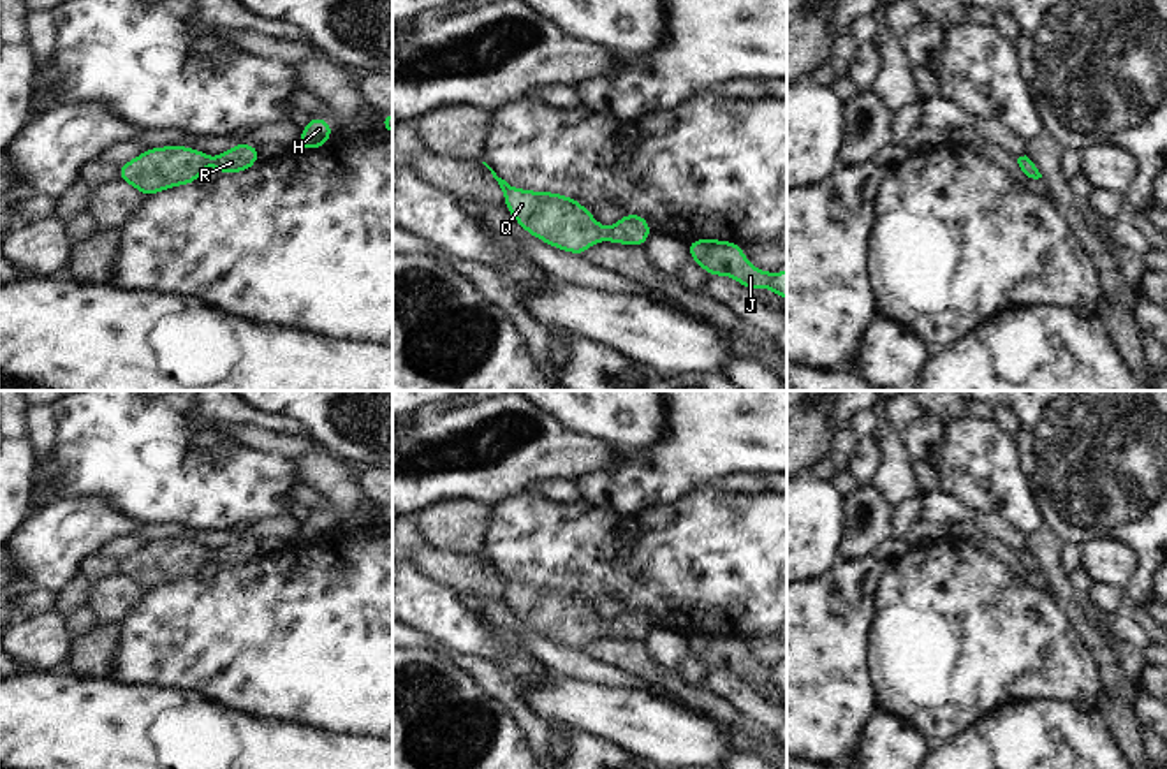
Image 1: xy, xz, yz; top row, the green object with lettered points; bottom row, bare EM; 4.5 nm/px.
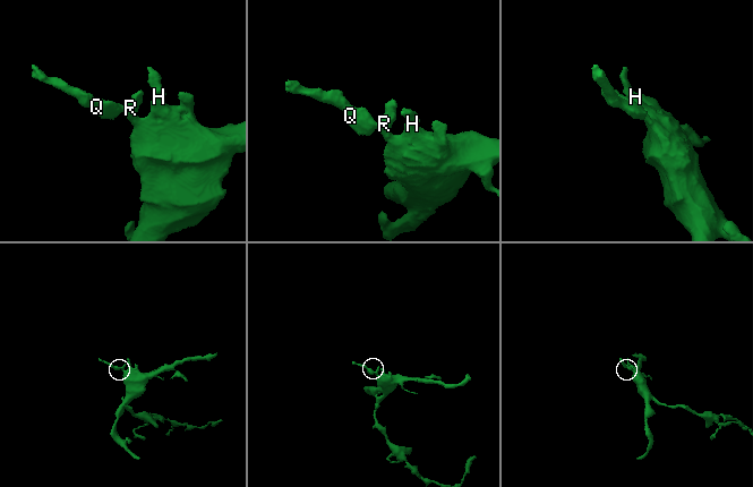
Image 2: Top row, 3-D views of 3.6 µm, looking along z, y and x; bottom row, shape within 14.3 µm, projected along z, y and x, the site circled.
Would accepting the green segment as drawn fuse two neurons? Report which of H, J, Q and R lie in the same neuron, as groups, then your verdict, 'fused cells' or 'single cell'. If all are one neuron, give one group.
H J Q R; single cell

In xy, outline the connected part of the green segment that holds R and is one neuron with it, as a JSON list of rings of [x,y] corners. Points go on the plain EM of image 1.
[[[241,535],[213,553],[195,542],[176,538],[146,542],[143,549],[120,560],[118,570],[148,591],[172,581],[195,577],[208,560],[218,563],[220,568],[236,568],[253,561],[257,554],[259,542]]]

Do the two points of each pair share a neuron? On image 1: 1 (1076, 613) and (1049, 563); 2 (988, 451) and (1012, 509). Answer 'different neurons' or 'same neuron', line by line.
1: same neuron
2: same neuron

